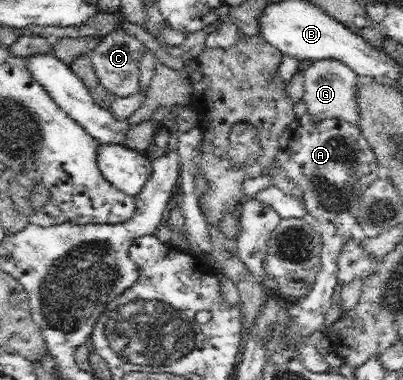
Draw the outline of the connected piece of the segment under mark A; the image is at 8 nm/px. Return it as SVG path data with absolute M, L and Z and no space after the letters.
M308 111L299 119L295 118L290 126L281 132L278 139L280 151L276 157L279 164L283 167L284 173L295 180L303 188L303 202L307 213L312 215L321 227L321 236L323 247L320 251L321 271L315 279L311 291L304 296L303 301L289 308L289 329L287 334L289 338L297 336L306 336L315 330L325 329L323 320L325 313L331 308L336 300L339 283L337 277L337 260L342 251L343 242L351 237L351 229L357 223L357 213L359 213L359 201L365 189L379 177L379 165L376 155L368 141L361 135L357 125L345 121L341 118L327 118L324 120L315 120L313 114Z

